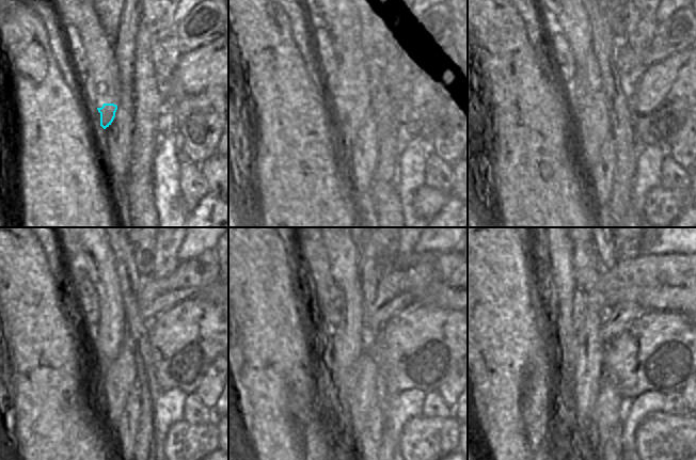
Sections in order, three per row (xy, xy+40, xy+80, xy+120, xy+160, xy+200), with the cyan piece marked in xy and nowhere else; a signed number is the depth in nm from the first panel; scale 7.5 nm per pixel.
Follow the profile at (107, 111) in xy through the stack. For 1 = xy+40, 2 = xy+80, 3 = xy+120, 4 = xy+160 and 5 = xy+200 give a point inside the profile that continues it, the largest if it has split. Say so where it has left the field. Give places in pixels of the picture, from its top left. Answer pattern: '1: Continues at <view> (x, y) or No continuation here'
1: Continues at xy+40 (348, 122)
2: Continues at xy+80 (589, 123)
3: Continues at xy+120 (124, 366)
4: Continues at xy+160 (360, 406)
5: Continues at xy+200 (607, 414)

